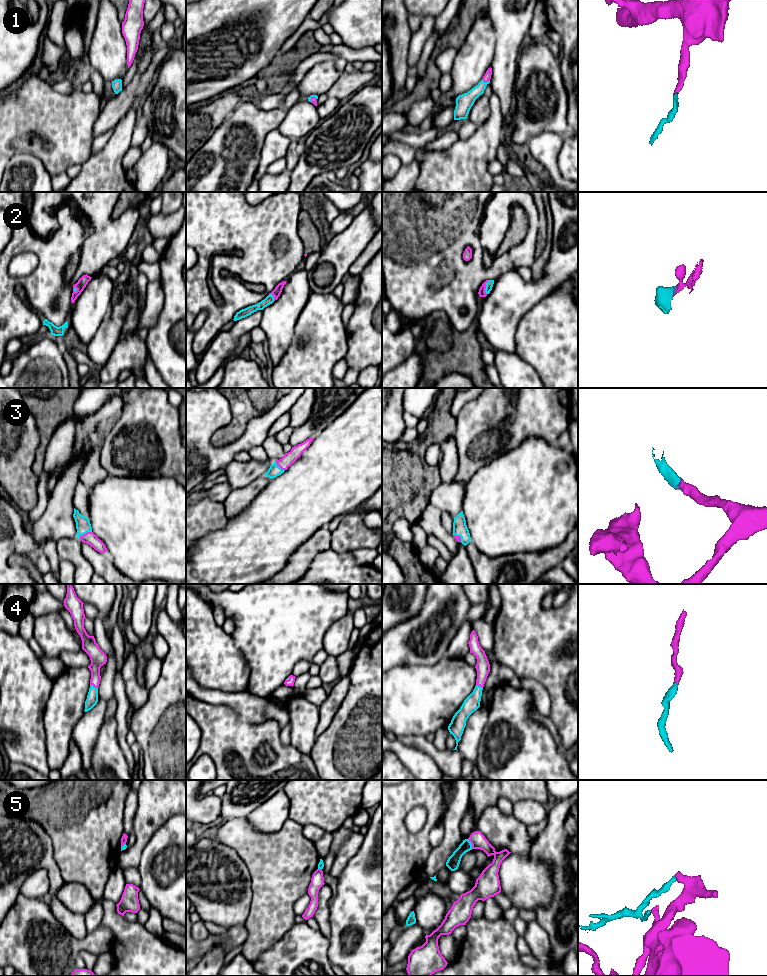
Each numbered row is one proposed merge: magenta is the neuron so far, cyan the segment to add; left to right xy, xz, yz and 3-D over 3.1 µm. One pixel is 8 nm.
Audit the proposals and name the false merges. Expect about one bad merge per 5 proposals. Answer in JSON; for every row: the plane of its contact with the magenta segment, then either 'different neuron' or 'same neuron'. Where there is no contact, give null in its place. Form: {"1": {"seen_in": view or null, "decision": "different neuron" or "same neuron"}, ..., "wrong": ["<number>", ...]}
{"1": {"seen_in": "yz", "decision": "same neuron"}, "2": {"seen_in": "yz", "decision": "same neuron"}, "3": {"seen_in": "xy", "decision": "same neuron"}, "4": {"seen_in": "xy", "decision": "same neuron"}, "5": {"seen_in": "yz", "decision": "different neuron"}, "wrong": ["5"]}

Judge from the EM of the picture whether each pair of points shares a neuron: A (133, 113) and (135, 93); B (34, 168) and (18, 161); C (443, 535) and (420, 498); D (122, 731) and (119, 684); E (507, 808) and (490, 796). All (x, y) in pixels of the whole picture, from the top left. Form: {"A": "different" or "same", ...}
{"A": "different", "B": "same", "C": "different", "D": "same", "E": "different"}

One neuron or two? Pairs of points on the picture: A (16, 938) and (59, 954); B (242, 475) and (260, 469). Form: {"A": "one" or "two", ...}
{"A": "one", "B": "one"}

